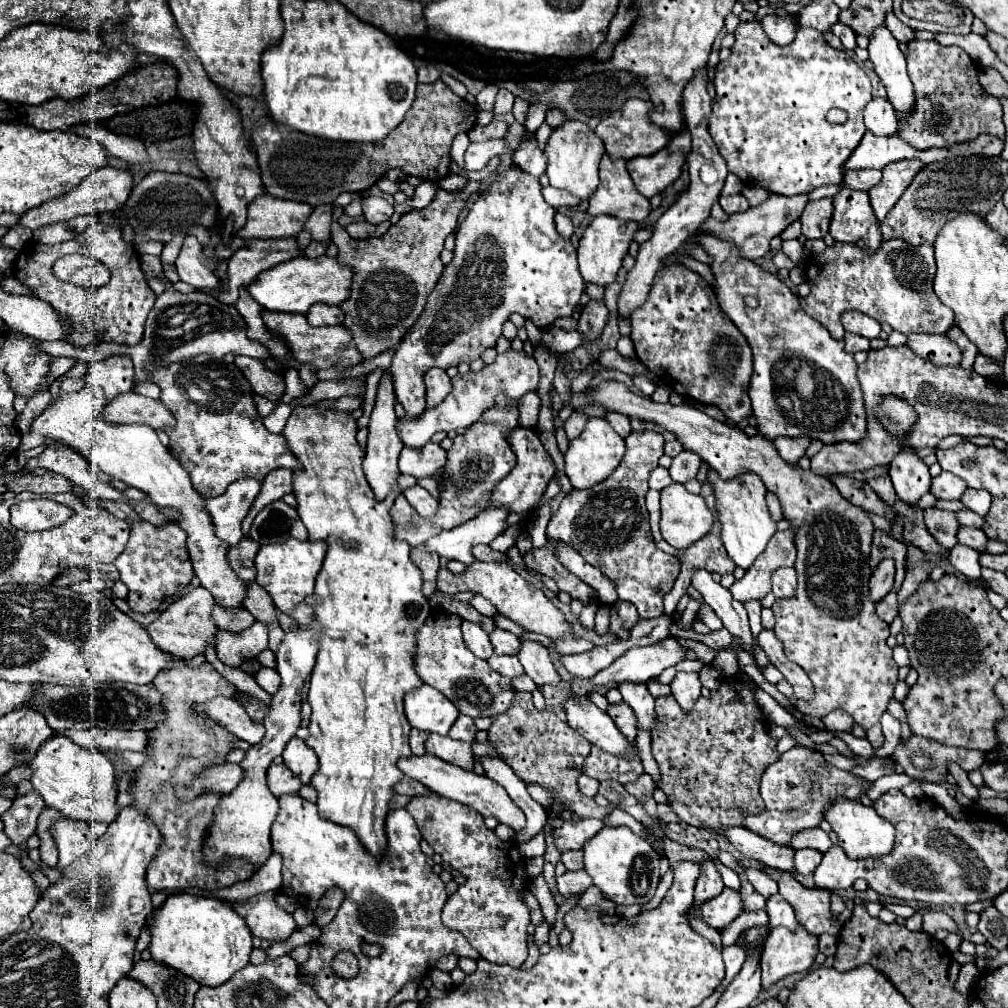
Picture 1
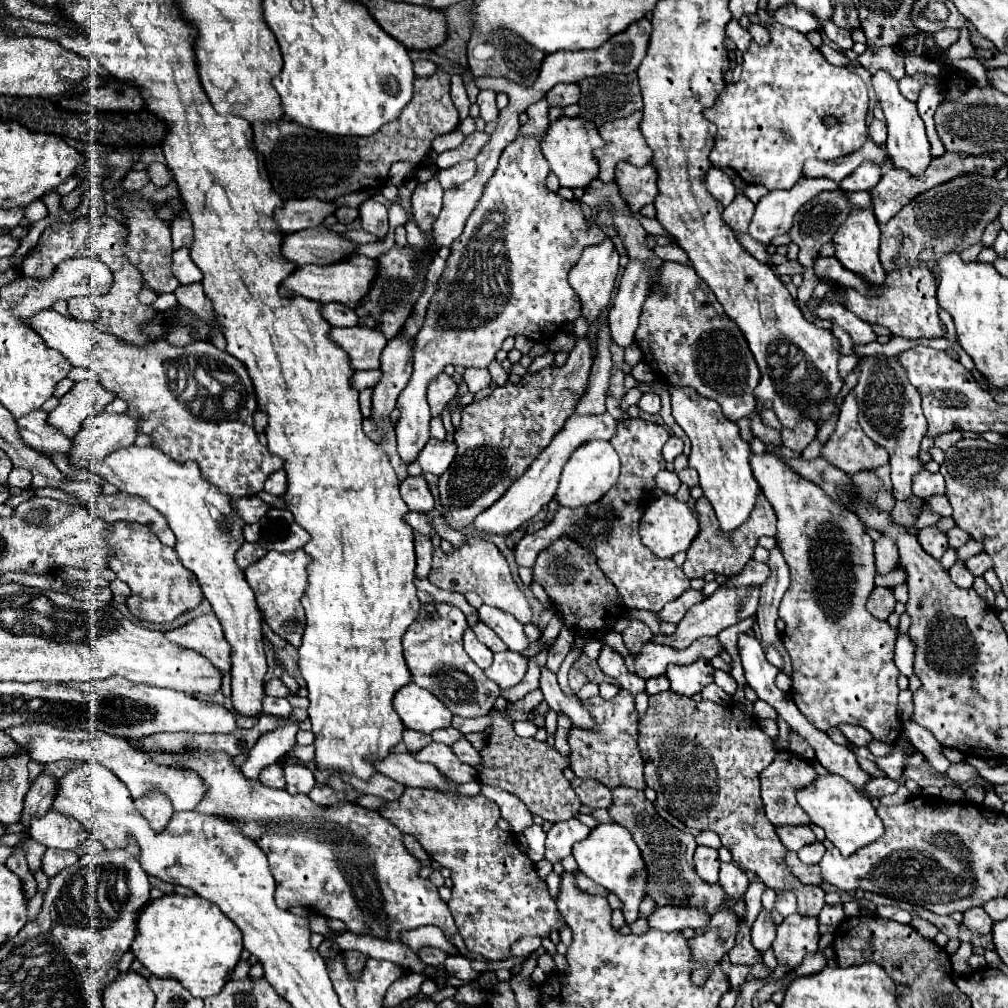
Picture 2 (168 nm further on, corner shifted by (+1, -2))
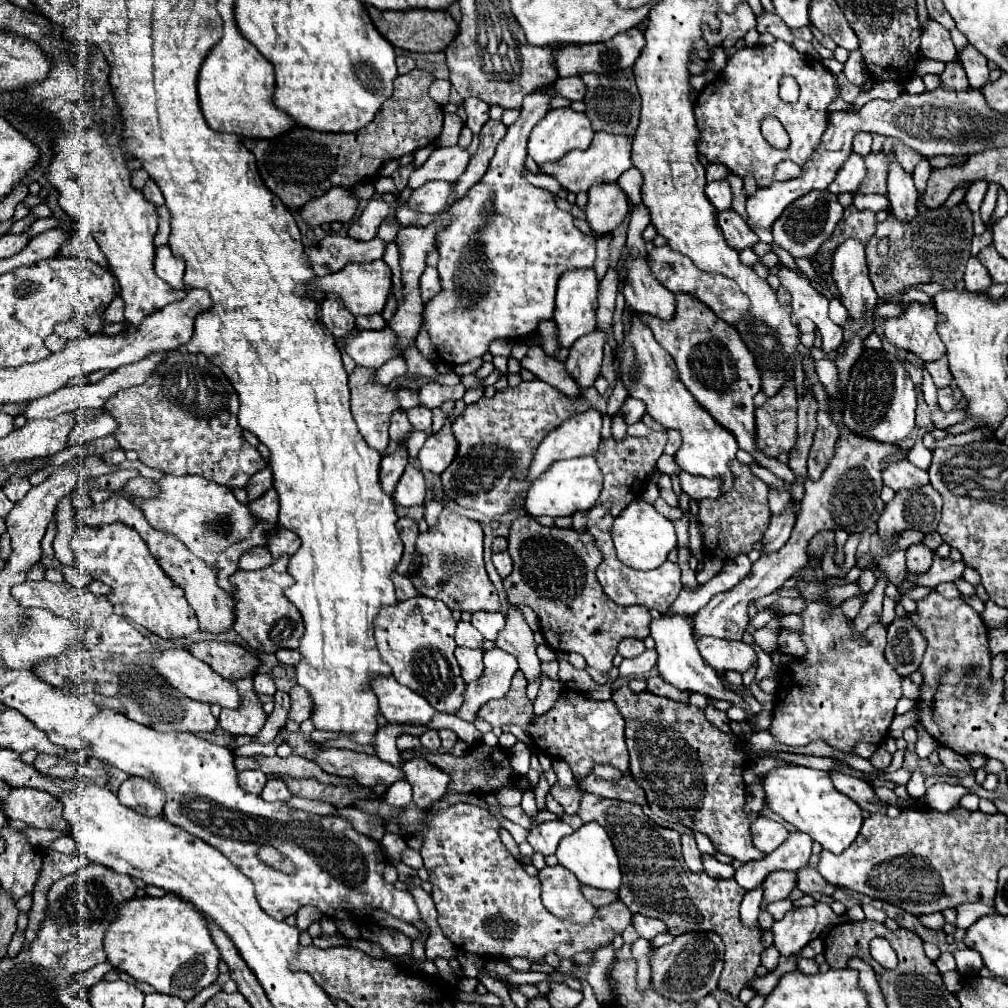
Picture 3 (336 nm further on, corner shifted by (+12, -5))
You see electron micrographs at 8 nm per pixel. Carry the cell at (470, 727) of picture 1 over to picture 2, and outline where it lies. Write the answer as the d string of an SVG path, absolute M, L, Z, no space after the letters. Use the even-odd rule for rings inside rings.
M449 726L449 728L441 728L441 730L433 732L431 736L433 736L433 740L437 740L437 742L441 742L441 744L451 746L451 744L453 744L453 742L457 742L463 734L461 734L459 730L455 730L453 726Z

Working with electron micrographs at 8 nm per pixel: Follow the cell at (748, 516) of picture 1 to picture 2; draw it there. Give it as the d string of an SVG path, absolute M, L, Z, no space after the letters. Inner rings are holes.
M667 386L667 392L671 396L671 408L673 408L675 422L683 428L683 432L691 440L689 468L695 468L699 472L701 488L715 508L721 530L731 532L749 518L755 506L757 492L759 492L759 484L753 478L753 472L749 468L751 448L739 436L739 426L727 420L721 408L713 400L697 396L693 388Z

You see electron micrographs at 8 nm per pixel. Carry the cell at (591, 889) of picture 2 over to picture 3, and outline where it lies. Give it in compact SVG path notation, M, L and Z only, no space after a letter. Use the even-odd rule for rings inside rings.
M582 885L582 893L594 907L602 907L602 905L618 899L618 895L614 895L612 891L602 891L602 889L594 889L594 887L586 887L586 885Z

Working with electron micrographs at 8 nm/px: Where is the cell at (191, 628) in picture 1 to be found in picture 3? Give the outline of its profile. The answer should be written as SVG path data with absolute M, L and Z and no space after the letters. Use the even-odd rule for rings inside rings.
M192 641L188 645L188 651L208 663L224 679L236 679L246 673L256 673L258 667L258 657L236 643Z

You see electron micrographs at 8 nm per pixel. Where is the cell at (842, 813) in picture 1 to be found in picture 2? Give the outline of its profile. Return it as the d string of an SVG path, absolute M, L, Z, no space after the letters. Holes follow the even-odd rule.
M837 774L817 776L811 786L799 788L795 796L799 806L809 816L809 820L825 830L827 840L833 842L833 846L837 846L845 858L883 836L883 822L877 816L875 808L871 806L871 800L861 796L859 790L849 780Z

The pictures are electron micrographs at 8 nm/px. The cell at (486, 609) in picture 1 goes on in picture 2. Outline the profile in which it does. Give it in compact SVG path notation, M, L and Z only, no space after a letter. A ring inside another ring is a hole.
M481 606L479 608L479 620L483 624L487 624L513 652L523 652L529 646L527 636L523 636L523 624L515 620L515 616L499 610L499 608L491 608L491 606Z

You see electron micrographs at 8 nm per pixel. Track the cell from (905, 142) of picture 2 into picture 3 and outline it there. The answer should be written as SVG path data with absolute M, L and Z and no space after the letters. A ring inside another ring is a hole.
M886 137L882 153L890 159L888 163L888 201L892 205L892 213L898 219L910 221L916 215L916 185L908 171L902 169L898 159L894 159L894 145L900 143L894 137Z

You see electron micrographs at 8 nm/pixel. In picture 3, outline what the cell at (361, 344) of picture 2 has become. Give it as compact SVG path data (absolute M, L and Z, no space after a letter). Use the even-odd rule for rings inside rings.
M384 327L382 331L358 331L356 337L344 341L344 351L360 367L376 369L394 357L394 333Z

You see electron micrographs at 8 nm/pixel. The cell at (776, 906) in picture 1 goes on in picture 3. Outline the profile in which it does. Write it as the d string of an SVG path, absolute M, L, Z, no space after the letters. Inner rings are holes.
M774 871L764 879L764 903L774 903L782 901L790 895L790 891L796 887L794 885L796 873L792 871Z

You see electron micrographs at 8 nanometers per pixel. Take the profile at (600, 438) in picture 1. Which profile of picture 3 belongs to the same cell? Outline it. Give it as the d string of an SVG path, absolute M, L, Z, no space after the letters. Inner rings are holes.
M594 455L588 457L578 457L578 459L562 459L530 487L530 495L526 499L526 511L530 515L548 515L548 517L562 517L562 515L572 515L576 511L586 511L594 507L596 499L600 497L602 491L602 471L598 467L598 461Z

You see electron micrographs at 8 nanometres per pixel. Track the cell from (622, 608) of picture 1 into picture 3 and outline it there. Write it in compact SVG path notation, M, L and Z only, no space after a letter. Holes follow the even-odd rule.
M626 637L626 639L622 639L620 645L618 645L618 653L620 653L622 657L636 657L636 655L640 655L644 649L646 649L644 643L642 643L640 639L634 639L634 637Z

